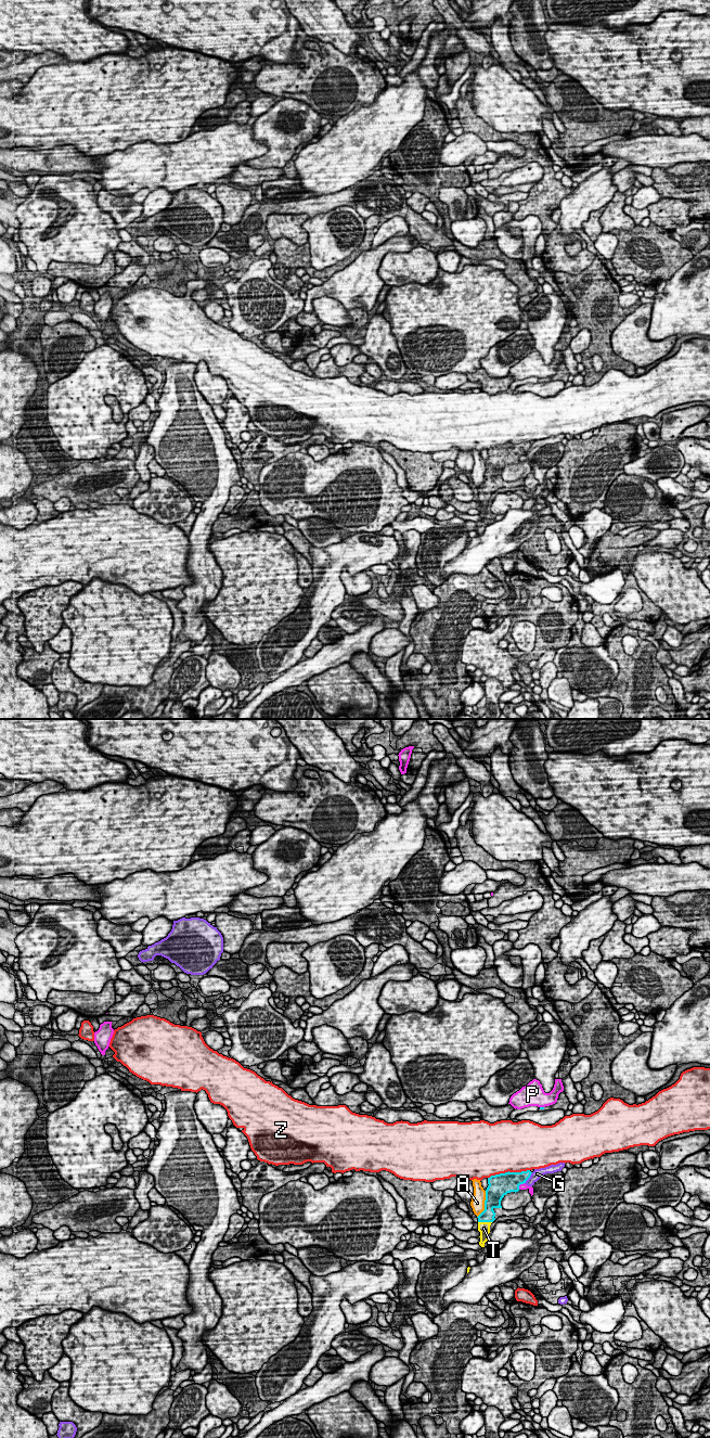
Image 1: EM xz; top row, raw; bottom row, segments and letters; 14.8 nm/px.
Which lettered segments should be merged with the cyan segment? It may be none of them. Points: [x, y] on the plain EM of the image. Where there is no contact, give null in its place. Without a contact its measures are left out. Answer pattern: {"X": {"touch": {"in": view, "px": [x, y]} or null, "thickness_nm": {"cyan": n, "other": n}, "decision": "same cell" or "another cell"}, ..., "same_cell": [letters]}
{"A": {"touch": {"in": "xz", "px": [485, 475]}, "thickness_nm": {"cyan": 280, "other": 200}, "decision": "another cell"}, "G": {"touch": {"in": "xz", "px": [529, 448]}, "thickness_nm": {"cyan": 240, "other": 140}, "decision": "another cell"}, "P": {"touch": {"in": "xz", "px": [519, 456]}, "thickness_nm": {"cyan": 320, "other": 100}, "decision": "another cell"}, "T": {"touch": {"in": "xz", "px": [485, 492]}, "thickness_nm": {"cyan": 200, "other": 180}, "decision": "same cell"}, "Z": {"touch": {"in": "xz", "px": [508, 443]}, "thickness_nm": {"cyan": 320, "other": 500}, "decision": "another cell"}, "same_cell": ["T"]}

